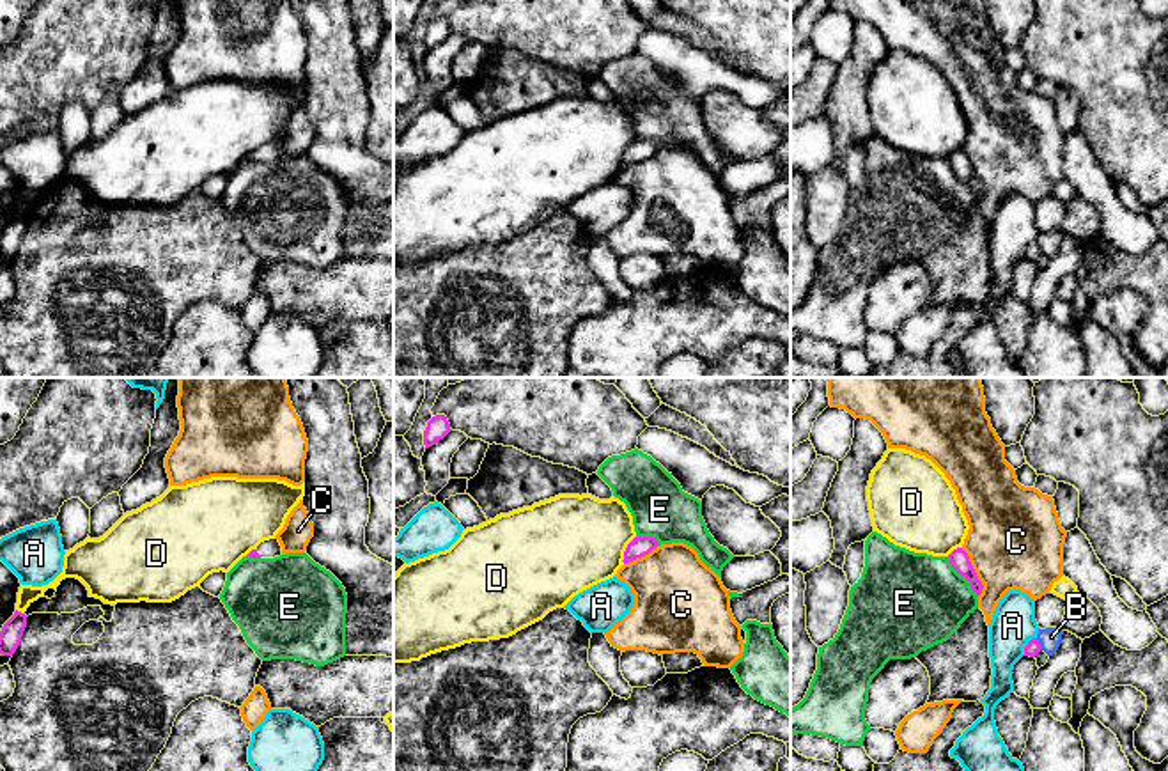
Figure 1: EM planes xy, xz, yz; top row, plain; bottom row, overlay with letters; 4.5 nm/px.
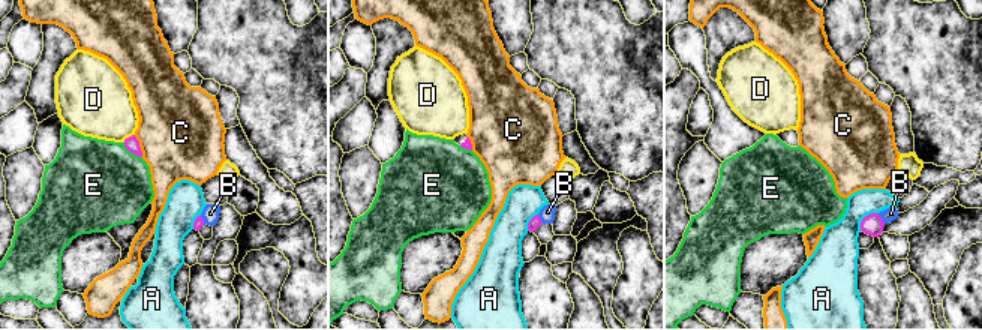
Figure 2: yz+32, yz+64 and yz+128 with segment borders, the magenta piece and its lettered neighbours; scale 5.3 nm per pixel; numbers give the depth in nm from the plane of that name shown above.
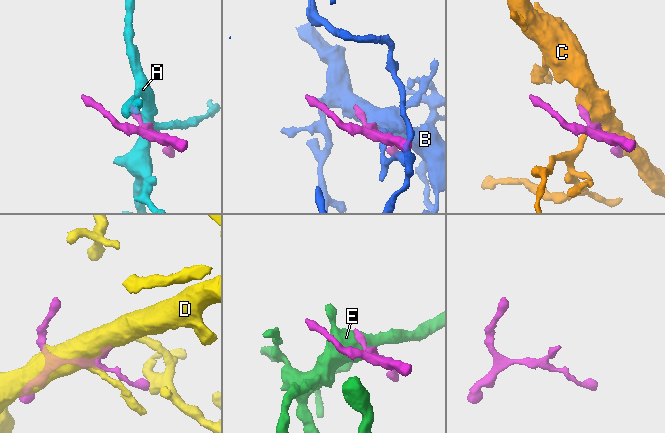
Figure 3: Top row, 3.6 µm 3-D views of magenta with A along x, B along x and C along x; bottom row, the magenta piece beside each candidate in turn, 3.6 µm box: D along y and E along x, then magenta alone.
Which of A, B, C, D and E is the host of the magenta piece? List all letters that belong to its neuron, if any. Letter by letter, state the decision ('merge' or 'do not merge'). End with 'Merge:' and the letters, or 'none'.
A: do not merge
B: do not merge
C: do not merge
D: do not merge
E: do not merge
Merge: none

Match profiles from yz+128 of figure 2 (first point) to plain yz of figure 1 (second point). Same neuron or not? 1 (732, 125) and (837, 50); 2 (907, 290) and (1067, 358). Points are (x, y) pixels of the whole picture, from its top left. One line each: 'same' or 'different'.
1: same
2: different

